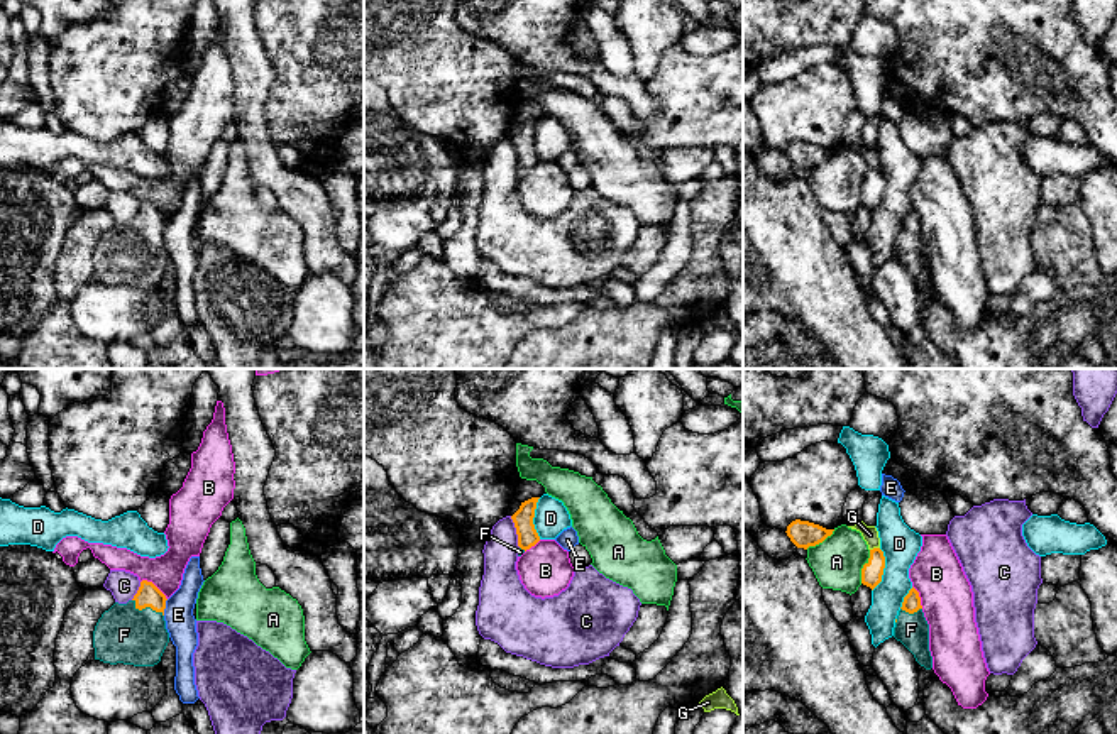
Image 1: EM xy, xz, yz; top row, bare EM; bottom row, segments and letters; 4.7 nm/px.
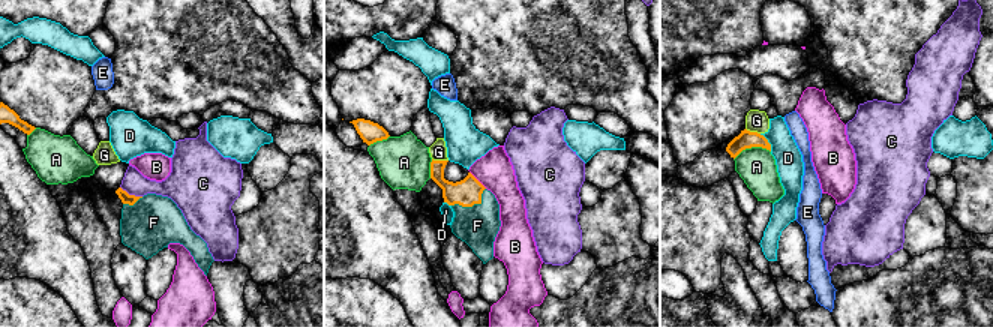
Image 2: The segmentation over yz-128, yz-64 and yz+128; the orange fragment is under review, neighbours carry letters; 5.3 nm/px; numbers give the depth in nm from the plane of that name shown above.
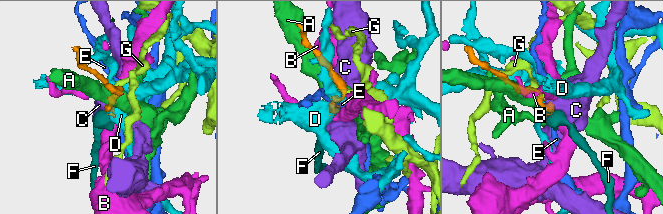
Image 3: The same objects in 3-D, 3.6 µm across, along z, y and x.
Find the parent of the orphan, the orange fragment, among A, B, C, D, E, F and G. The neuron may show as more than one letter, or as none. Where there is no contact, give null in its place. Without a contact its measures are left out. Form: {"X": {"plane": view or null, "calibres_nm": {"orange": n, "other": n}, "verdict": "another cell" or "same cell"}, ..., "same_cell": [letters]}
{"A": {"plane": "yz", "calibres_nm": {"orange": 100, "other": 240}, "verdict": "another cell"}, "B": {"plane": "xy", "calibres_nm": {"orange": 110, "other": 160}, "verdict": "another cell"}, "C": {"plane": "xz", "calibres_nm": {"orange": 100, "other": 170}, "verdict": "another cell"}, "D": {"plane": "yz", "calibres_nm": {"orange": 100, "other": 180}, "verdict": "another cell"}, "E": {"plane": "xy", "calibres_nm": {"orange": 110, "other": 140}, "verdict": "another cell"}, "F": {"plane": "xy", "calibres_nm": {"orange": 110, "other": 280}, "verdict": "same cell"}, "G": {"plane": "yz", "calibres_nm": {"orange": 100, "other": 80}, "verdict": "another cell"}, "same_cell": ["F"]}

